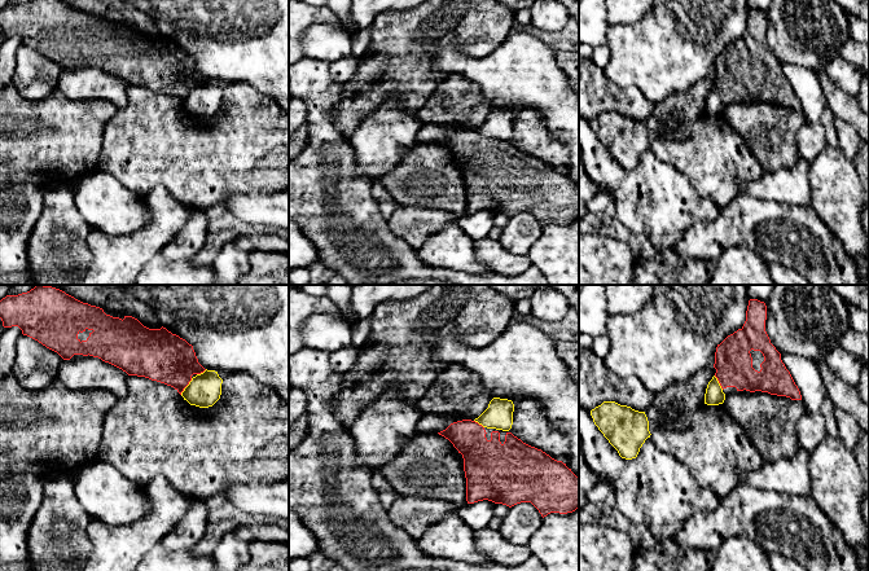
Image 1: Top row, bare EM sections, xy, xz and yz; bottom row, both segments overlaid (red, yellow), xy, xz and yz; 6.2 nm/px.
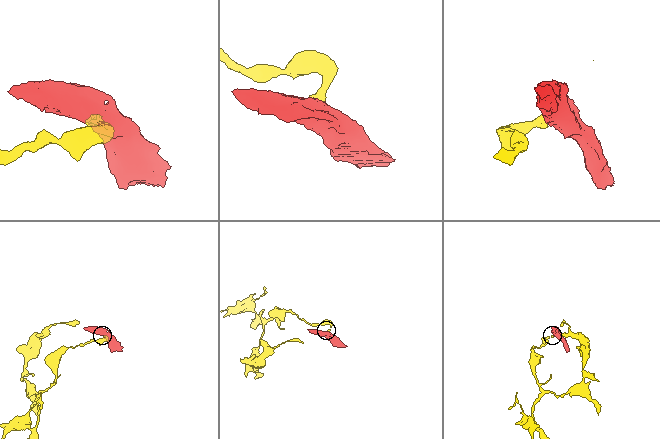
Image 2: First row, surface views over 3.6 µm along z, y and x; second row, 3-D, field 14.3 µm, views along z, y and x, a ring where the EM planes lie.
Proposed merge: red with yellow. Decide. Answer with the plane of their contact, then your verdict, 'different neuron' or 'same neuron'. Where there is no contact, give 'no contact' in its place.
contact in xy; different neuron

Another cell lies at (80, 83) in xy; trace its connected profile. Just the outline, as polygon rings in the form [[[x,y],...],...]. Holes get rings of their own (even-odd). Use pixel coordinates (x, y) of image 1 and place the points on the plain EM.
[[[89,65],[62,70],[57,82],[57,88],[73,101],[105,100],[118,110],[128,102],[128,87],[122,79]]]

